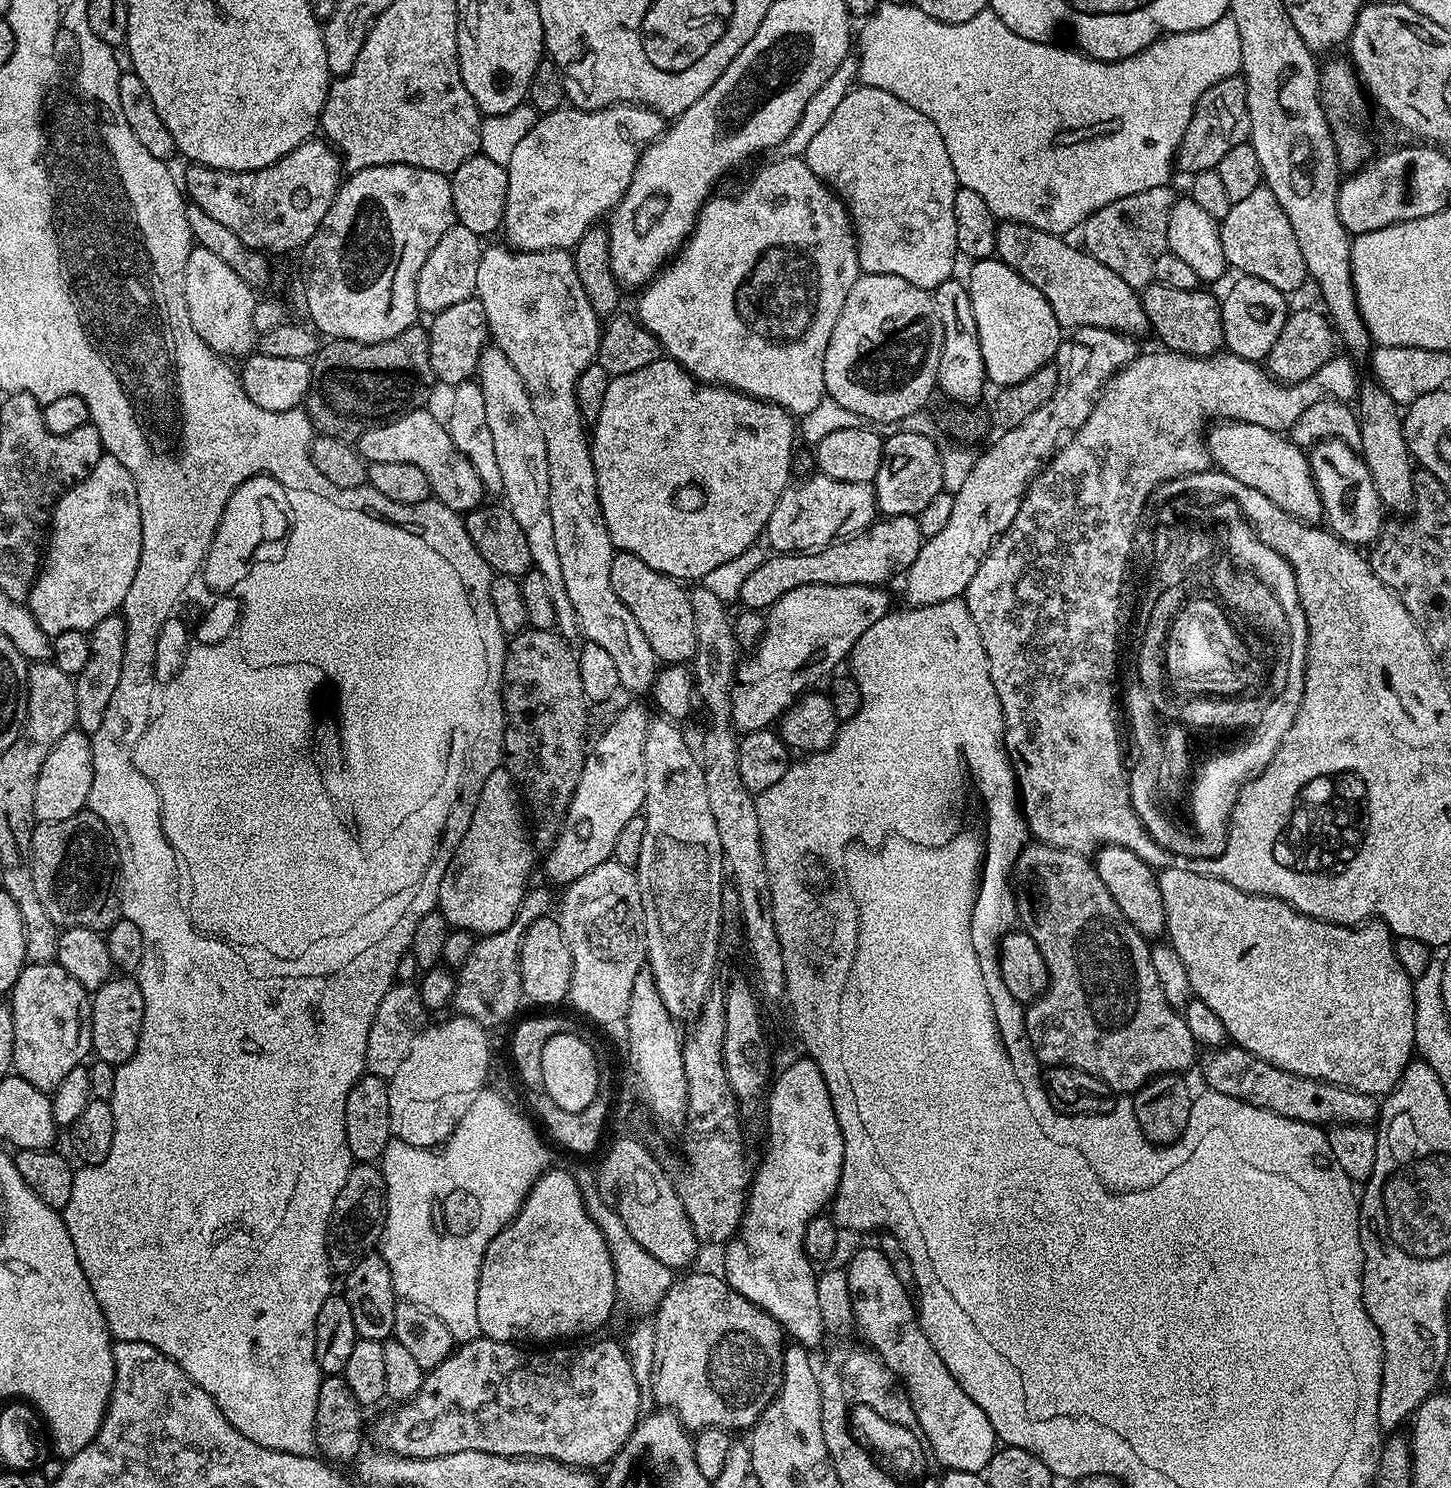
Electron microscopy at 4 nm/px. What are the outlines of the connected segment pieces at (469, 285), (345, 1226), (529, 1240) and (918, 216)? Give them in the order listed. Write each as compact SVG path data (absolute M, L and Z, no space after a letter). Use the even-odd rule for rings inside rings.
M453 224L450 230L446 230L446 234L442 234L442 238L438 238L438 246L430 250L430 258L426 258L418 274L416 301L421 313L435 314L446 310L446 306L454 306L454 302L473 299L481 251L481 237L466 230L466 226L461 224Z
M372 1162L353 1163L342 1190L338 1190L332 1211L332 1222L328 1225L328 1264L332 1267L333 1273L347 1274L362 1257L369 1255L381 1243L386 1210L387 1190L381 1169Z
M556 1166L549 1167L548 1171L534 1182L534 1186L528 1192L524 1205L520 1207L516 1217L504 1225L504 1229L490 1242L490 1246L484 1252L482 1270L478 1278L478 1326L483 1335L492 1340L507 1340L509 1342L572 1342L575 1336L588 1338L591 1332L596 1332L612 1316L612 1307L618 1304L616 1295L616 1268L612 1265L612 1255L608 1249L608 1243L604 1240L602 1230L588 1217L588 1208L580 1193L580 1187L575 1175L571 1171L563 1172Z
M853 87L826 126L806 146L802 159L844 201L856 233L861 273L894 274L929 290L953 279L952 267L958 261L958 230L954 226L954 194L958 185L950 154L946 154L946 142L942 142L938 126L922 110L906 106L893 92Z

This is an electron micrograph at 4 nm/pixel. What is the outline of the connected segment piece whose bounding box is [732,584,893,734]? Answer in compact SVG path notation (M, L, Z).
M807 584L782 594L782 598L778 598L778 602L767 609L768 621L764 624L764 633L761 634L752 657L739 661L736 680L732 683L733 729L743 734L775 725L796 700L819 685L816 683L823 676L831 677L837 671L835 668L851 657L852 647L858 638L862 638L862 634L866 634L874 622L888 615L893 607L891 598L884 591L883 587L870 584Z

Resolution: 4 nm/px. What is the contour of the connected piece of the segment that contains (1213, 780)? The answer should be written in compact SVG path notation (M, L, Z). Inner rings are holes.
M1292 691L1285 694L1281 700L1273 704L1271 717L1264 719L1260 726L1252 730L1249 735L1251 738L1246 744L1210 759L1201 768L1200 776L1192 790L1192 800L1189 801L1188 806L1194 809L1196 819L1199 820L1203 841L1188 845L1177 844L1174 848L1181 857L1211 860L1214 857L1220 857L1225 852L1225 844L1228 841L1227 823L1231 819L1233 806L1237 802L1237 793L1269 764L1282 738L1293 725L1301 702L1302 694L1294 694Z

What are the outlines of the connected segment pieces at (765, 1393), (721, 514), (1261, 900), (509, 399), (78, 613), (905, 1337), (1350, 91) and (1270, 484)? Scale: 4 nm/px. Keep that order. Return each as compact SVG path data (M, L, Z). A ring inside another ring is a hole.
M696 1272L693 1276L684 1276L673 1283L672 1288L662 1298L660 1307L655 1309L653 1336L654 1336L654 1358L652 1370L652 1397L653 1401L660 1404L661 1409L674 1412L680 1419L680 1423L688 1430L699 1430L701 1428L722 1428L733 1430L732 1428L751 1429L756 1423L756 1419L764 1413L764 1407L772 1403L776 1392L780 1388L780 1365L782 1363L782 1329L779 1322L769 1312L764 1312L756 1304L751 1304L746 1297L738 1294L728 1285L727 1280L719 1275L711 1276L708 1272Z
M661 358L650 362L650 366L642 366L638 370L630 370L630 374L613 376L608 381L606 398L602 398L602 410L594 421L590 432L590 447L594 474L598 486L598 498L602 506L602 518L606 522L606 530L612 539L613 549L634 554L634 558L642 558L650 570L658 570L677 582L703 581L710 570L722 566L722 562L730 562L742 550L753 547L756 540L765 535L770 514L774 514L774 506L778 498L789 486L792 476L792 451L798 441L798 424L792 413L766 400L755 400L744 392L735 392L719 384L704 384L671 358Z
M1177 866L1175 868L1165 868L1159 873L1158 876L1160 882L1160 889L1162 890L1162 902L1166 906L1166 940L1167 943L1178 952L1182 963L1186 966L1187 977L1189 978L1189 986L1191 988L1191 995L1195 999L1206 1002L1206 1006L1210 1006L1210 1010L1214 1010L1214 1014L1218 1014L1218 1019L1222 1021L1222 1026L1226 1026L1228 1031L1228 1039L1235 1047L1245 1048L1252 1056L1257 1056L1262 1062L1270 1062L1270 1066L1278 1066L1282 1070L1287 1072L1293 1072L1299 1076L1305 1076L1311 1080L1325 1080L1328 1084L1336 1084L1340 1088L1349 1088L1355 1092L1361 1092L1362 1094L1370 1094L1377 1098L1383 1098L1388 1093L1393 1092L1396 1088L1396 1084L1402 1078L1402 1074L1406 1070L1406 1066L1411 1064L1414 1059L1414 1049L1416 1043L1414 1042L1414 988L1413 977L1406 974L1406 970L1402 970L1402 964L1398 962L1396 957L1396 945L1394 943L1394 937L1392 931L1389 930L1387 924L1383 922L1365 922L1357 924L1355 926L1349 926L1347 924L1331 924L1325 920L1315 920L1312 916L1302 914L1297 908L1292 908L1284 900L1279 900L1273 896L1255 896L1249 892L1243 892L1238 890L1238 886L1230 886L1230 882L1225 880L1219 880L1213 876L1203 876L1202 874L1194 874L1187 866Z
M486 346L476 367L476 376L486 402L486 426L494 437L494 454L498 457L498 470L502 470L502 500L514 514L514 522L522 526L526 543L530 546L532 568L546 578L550 599L554 601L556 628L561 636L577 635L576 611L566 594L562 582L562 562L558 562L558 550L554 546L554 525L550 518L550 466L546 458L546 438L542 438L542 426L534 418L534 406L530 406L530 394L522 382L522 374L514 370L510 358L495 346Z
M105 454L98 458L98 466L90 470L86 479L61 494L52 509L46 555L32 583L26 607L49 638L62 634L62 630L89 633L94 626L98 626L98 622L102 622L102 618L117 615L123 609L141 554L142 514L138 510L138 490L134 486L134 478L130 478L130 470L126 470L118 458Z
M876 1246L858 1249L852 1261L846 1264L846 1271L855 1331L860 1331L865 1341L860 1340L903 1384L917 1415L927 1451L936 1455L937 1462L944 1470L987 1469L998 1447L994 1426L990 1426L990 1418L982 1414L978 1402L974 1402L974 1398L970 1398L970 1394L958 1386L954 1374L946 1370L946 1362L934 1354L930 1338L926 1338L920 1328L909 1285L895 1276L890 1262L886 1262L886 1254L882 1254Z
M1347 59L1344 60L1332 60L1320 68L1320 105L1324 107L1324 117L1336 140L1341 169L1355 170L1364 167L1373 155L1372 144L1360 129L1368 116L1370 100L1362 91L1362 81L1355 67Z
M1226 420L1213 423L1207 429L1206 439L1212 464L1219 471L1266 494L1266 498L1270 498L1274 506L1286 510L1286 514L1306 524L1315 525L1323 517L1324 507L1312 477L1309 457L1287 435L1266 430L1266 426L1254 426L1241 420Z

